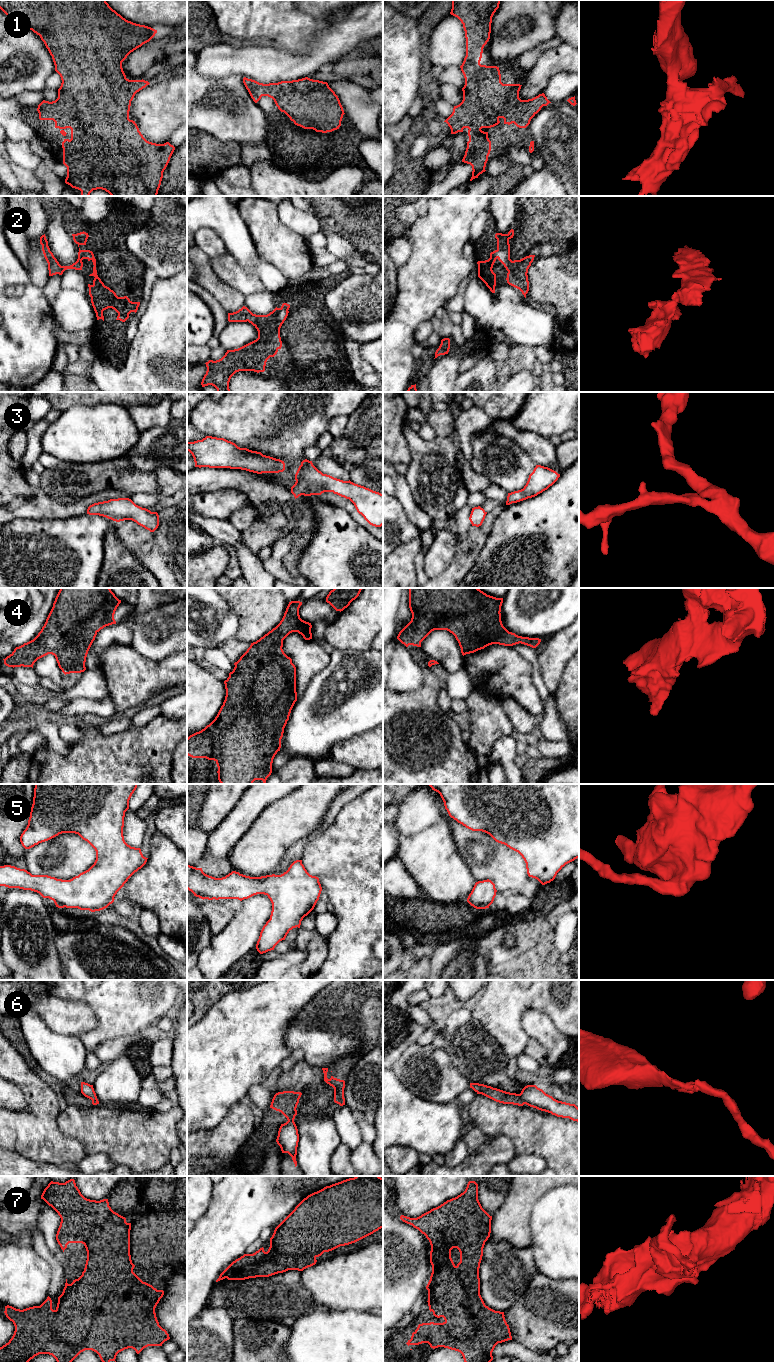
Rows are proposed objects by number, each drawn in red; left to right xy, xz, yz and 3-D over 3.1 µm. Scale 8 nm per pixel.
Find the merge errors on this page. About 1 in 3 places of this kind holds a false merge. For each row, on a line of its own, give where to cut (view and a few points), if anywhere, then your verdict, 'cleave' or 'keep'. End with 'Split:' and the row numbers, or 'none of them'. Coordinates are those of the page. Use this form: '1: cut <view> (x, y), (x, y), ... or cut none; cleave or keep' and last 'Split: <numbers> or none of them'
1: cut none; keep
2: cut none; keep
3: cut none; keep
4: cut none; keep
5: cut none; keep
6: cut yz (519, 1094), (525, 1103); cleave
7: cut none; keep
Split: 6

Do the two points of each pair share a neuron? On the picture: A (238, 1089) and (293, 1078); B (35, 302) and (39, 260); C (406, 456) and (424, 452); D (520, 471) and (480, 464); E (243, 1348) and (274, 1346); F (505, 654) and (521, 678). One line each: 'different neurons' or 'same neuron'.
A: different neurons
B: different neurons
C: different neurons
D: same neuron
E: same neuron
F: same neuron

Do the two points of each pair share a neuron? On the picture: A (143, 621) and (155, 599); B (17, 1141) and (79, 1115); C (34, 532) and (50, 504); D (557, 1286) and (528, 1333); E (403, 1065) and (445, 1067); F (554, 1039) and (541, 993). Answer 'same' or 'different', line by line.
A: different
B: different
C: different
D: same
E: same
F: different

